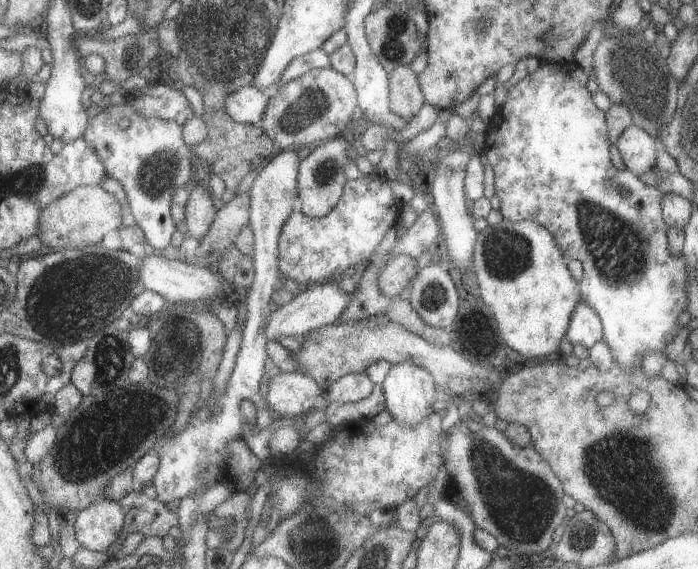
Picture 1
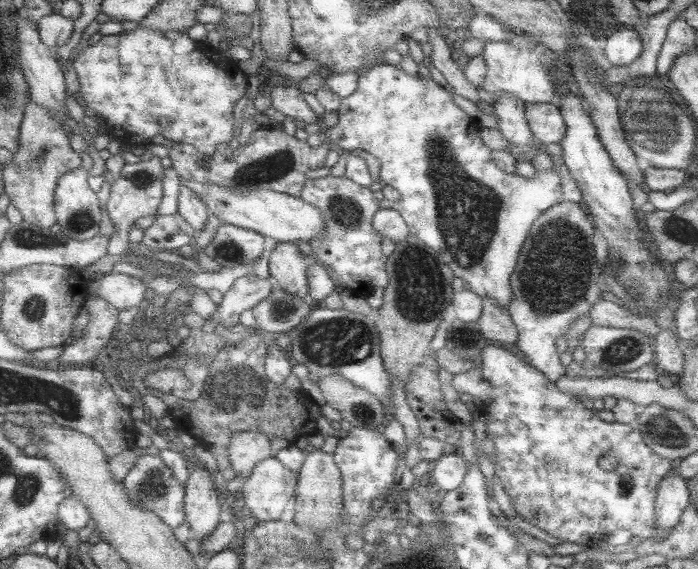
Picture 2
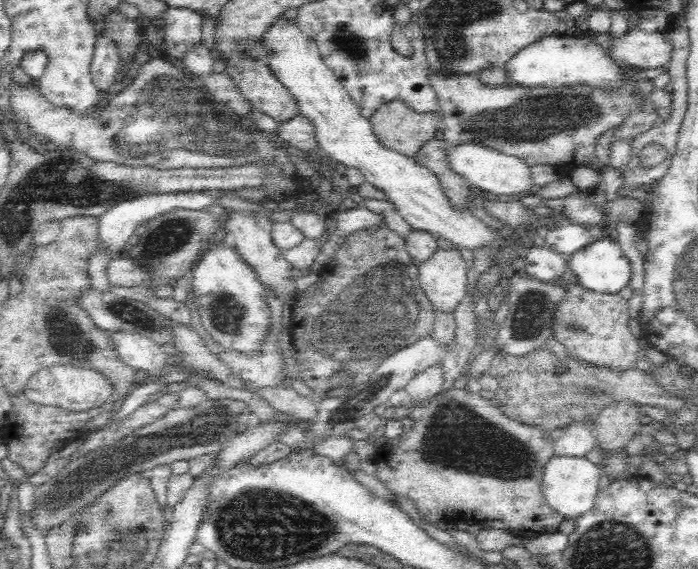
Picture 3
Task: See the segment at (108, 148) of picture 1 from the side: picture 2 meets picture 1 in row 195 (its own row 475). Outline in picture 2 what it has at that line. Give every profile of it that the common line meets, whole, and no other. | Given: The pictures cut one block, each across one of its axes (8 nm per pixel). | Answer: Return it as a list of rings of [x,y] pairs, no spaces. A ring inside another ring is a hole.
[[[141,456],[135,464],[135,468],[129,472],[129,476],[123,480],[125,488],[129,490],[129,498],[145,508],[155,512],[163,522],[167,522],[173,530],[185,524],[187,520],[187,486],[175,476],[175,470],[171,470],[161,456]]]

